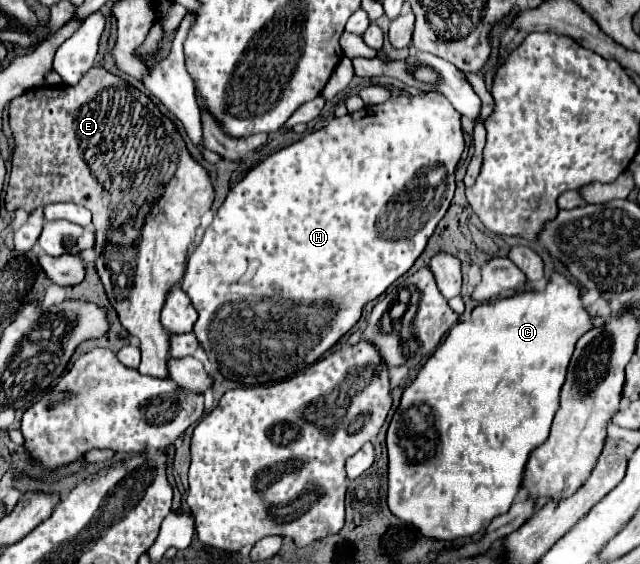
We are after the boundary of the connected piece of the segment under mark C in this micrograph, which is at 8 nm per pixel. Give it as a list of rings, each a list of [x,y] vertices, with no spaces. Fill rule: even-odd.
[[[553,274],[543,292],[523,292],[511,298],[483,302],[469,318],[459,320],[423,364],[417,378],[405,388],[395,420],[387,430],[387,504],[391,514],[413,524],[421,536],[443,542],[469,538],[495,516],[505,514],[521,486],[531,450],[541,446],[549,436],[549,426],[557,412],[557,396],[565,382],[575,342],[587,330],[603,327],[605,323],[603,318],[591,320],[587,316],[577,286],[561,274]],[[421,404],[431,408],[431,428],[403,428],[401,416],[409,408],[421,408]]]

